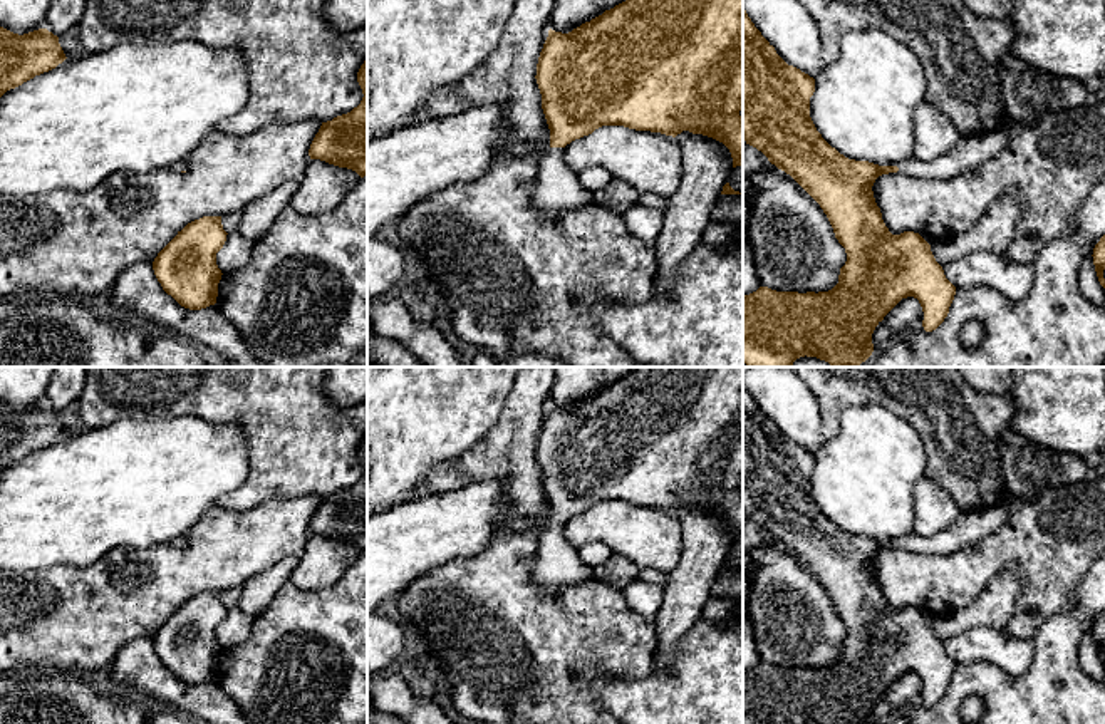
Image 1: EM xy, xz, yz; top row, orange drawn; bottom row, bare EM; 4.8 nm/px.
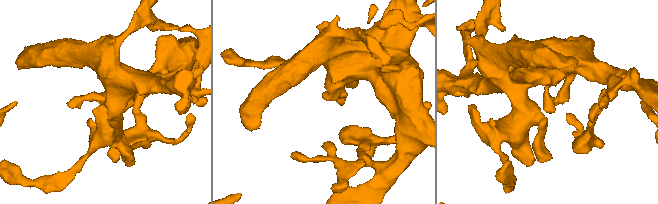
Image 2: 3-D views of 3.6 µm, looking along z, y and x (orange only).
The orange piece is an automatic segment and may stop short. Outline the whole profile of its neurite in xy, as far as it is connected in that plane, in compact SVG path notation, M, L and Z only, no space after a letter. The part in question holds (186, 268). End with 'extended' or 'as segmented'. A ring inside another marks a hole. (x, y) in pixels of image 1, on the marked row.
M221 216L188 223L158 253L153 270L163 290L181 307L201 310L216 303L221 270L216 253L226 241Z; as segmented

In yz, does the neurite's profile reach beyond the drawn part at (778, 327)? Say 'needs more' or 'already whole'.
needs more

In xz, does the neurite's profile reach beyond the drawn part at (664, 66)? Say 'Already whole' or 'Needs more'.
Needs more

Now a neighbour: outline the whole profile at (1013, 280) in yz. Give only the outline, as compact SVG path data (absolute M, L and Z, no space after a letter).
M976 251L942 266L956 288L986 285L1011 300L1025 298L1035 278L1035 261L1011 263L1003 253Z

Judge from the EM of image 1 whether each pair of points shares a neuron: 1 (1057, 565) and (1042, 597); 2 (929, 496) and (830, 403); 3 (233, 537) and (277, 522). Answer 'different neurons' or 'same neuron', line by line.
1: same neuron
2: different neurons
3: same neuron

